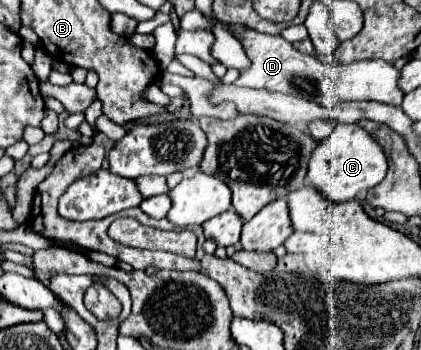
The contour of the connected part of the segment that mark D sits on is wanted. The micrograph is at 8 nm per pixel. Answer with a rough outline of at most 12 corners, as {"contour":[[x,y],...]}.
{"contour":[[243,28],[237,86],[331,108],[401,106],[385,60],[327,64],[281,36]]}

